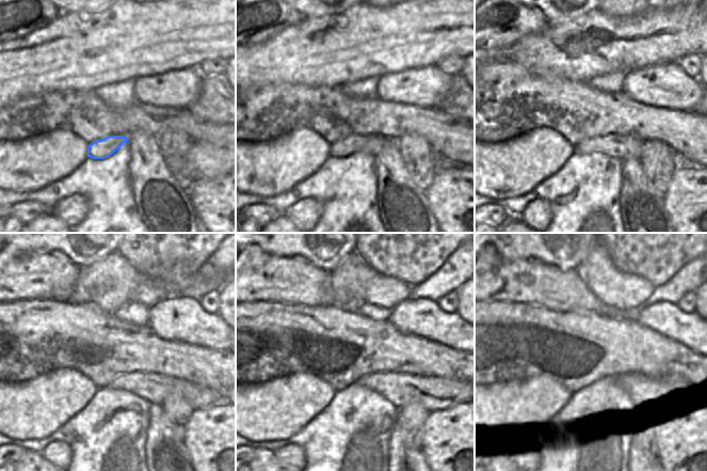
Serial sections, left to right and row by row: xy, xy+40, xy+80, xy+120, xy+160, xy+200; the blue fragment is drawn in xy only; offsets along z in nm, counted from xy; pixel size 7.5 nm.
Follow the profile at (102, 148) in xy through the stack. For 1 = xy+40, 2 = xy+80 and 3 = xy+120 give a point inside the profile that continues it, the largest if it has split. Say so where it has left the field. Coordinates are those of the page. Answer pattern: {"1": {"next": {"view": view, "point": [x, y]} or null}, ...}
{"1": {"next": {"view": "xy+40", "point": [372, 144]}}, "2": {"next": {"view": "xy+80", "point": [624, 147]}}, "3": {"next": {"view": "xy+120", "point": [153, 388]}}}

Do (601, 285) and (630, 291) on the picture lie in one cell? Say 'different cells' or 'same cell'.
same cell

